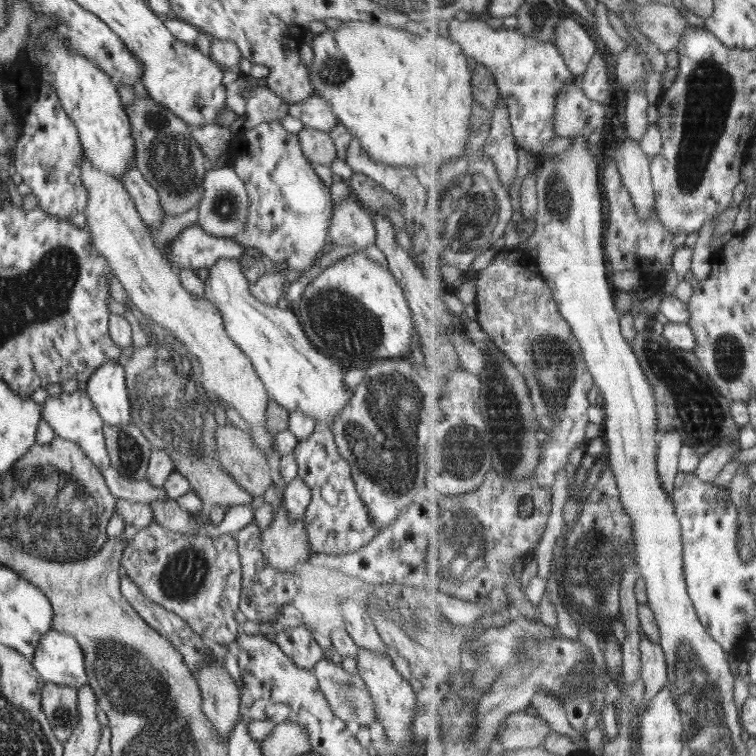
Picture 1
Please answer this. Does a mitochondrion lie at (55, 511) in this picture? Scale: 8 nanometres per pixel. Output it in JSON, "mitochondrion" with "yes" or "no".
{"mitochondrion":"yes"}

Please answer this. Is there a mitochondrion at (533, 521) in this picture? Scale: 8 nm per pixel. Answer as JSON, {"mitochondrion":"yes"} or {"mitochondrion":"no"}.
{"mitochondrion":"no"}

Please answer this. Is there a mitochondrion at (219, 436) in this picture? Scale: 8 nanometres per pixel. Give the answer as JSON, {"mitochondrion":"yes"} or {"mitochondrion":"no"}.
{"mitochondrion":"yes"}

